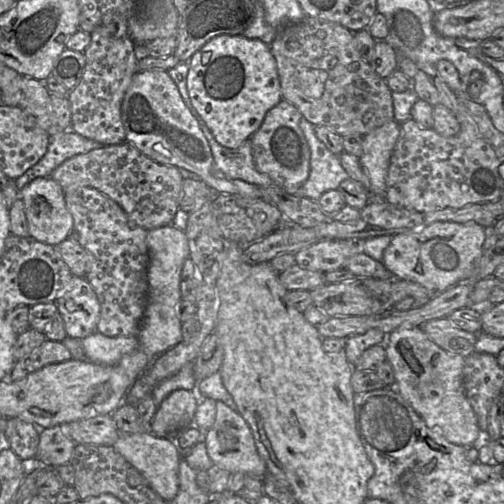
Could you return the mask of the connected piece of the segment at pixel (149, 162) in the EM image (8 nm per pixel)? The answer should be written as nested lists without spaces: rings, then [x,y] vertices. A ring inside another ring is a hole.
[[[132,143],[113,144],[78,154],[59,165],[49,176],[61,188],[91,187],[107,195],[126,213],[129,225],[151,230],[172,225],[179,209],[182,177],[179,168],[160,164],[137,149]]]

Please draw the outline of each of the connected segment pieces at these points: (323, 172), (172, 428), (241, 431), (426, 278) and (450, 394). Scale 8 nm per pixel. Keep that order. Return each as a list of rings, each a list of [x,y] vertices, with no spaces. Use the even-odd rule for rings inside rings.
[[[302,117],[299,126],[310,147],[311,157],[309,176],[295,194],[317,201],[324,192],[336,190],[349,175],[341,165],[339,156],[317,138],[312,123]]]
[[[184,389],[171,392],[157,407],[149,431],[157,437],[175,438],[193,425],[199,400],[196,392]]]
[[[216,401],[216,416],[212,427],[204,432],[208,455],[213,464],[231,474],[241,472],[247,476],[264,479],[267,473],[265,461],[259,455],[250,427],[238,411],[222,401]]]
[[[435,222],[428,226],[393,235],[384,250],[382,263],[397,279],[418,283],[439,294],[472,275],[472,268],[483,254],[485,228],[475,222]]]
[[[419,328],[396,329],[389,333],[386,360],[395,376],[395,389],[412,406],[428,427],[439,429],[451,443],[473,447],[480,434],[477,417],[466,398],[463,385],[464,357],[436,345]]]

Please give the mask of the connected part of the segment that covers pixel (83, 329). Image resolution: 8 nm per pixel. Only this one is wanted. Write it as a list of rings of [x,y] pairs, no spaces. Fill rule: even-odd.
[[[73,276],[55,303],[67,336],[84,339],[96,331],[100,305],[93,288],[85,278]]]

